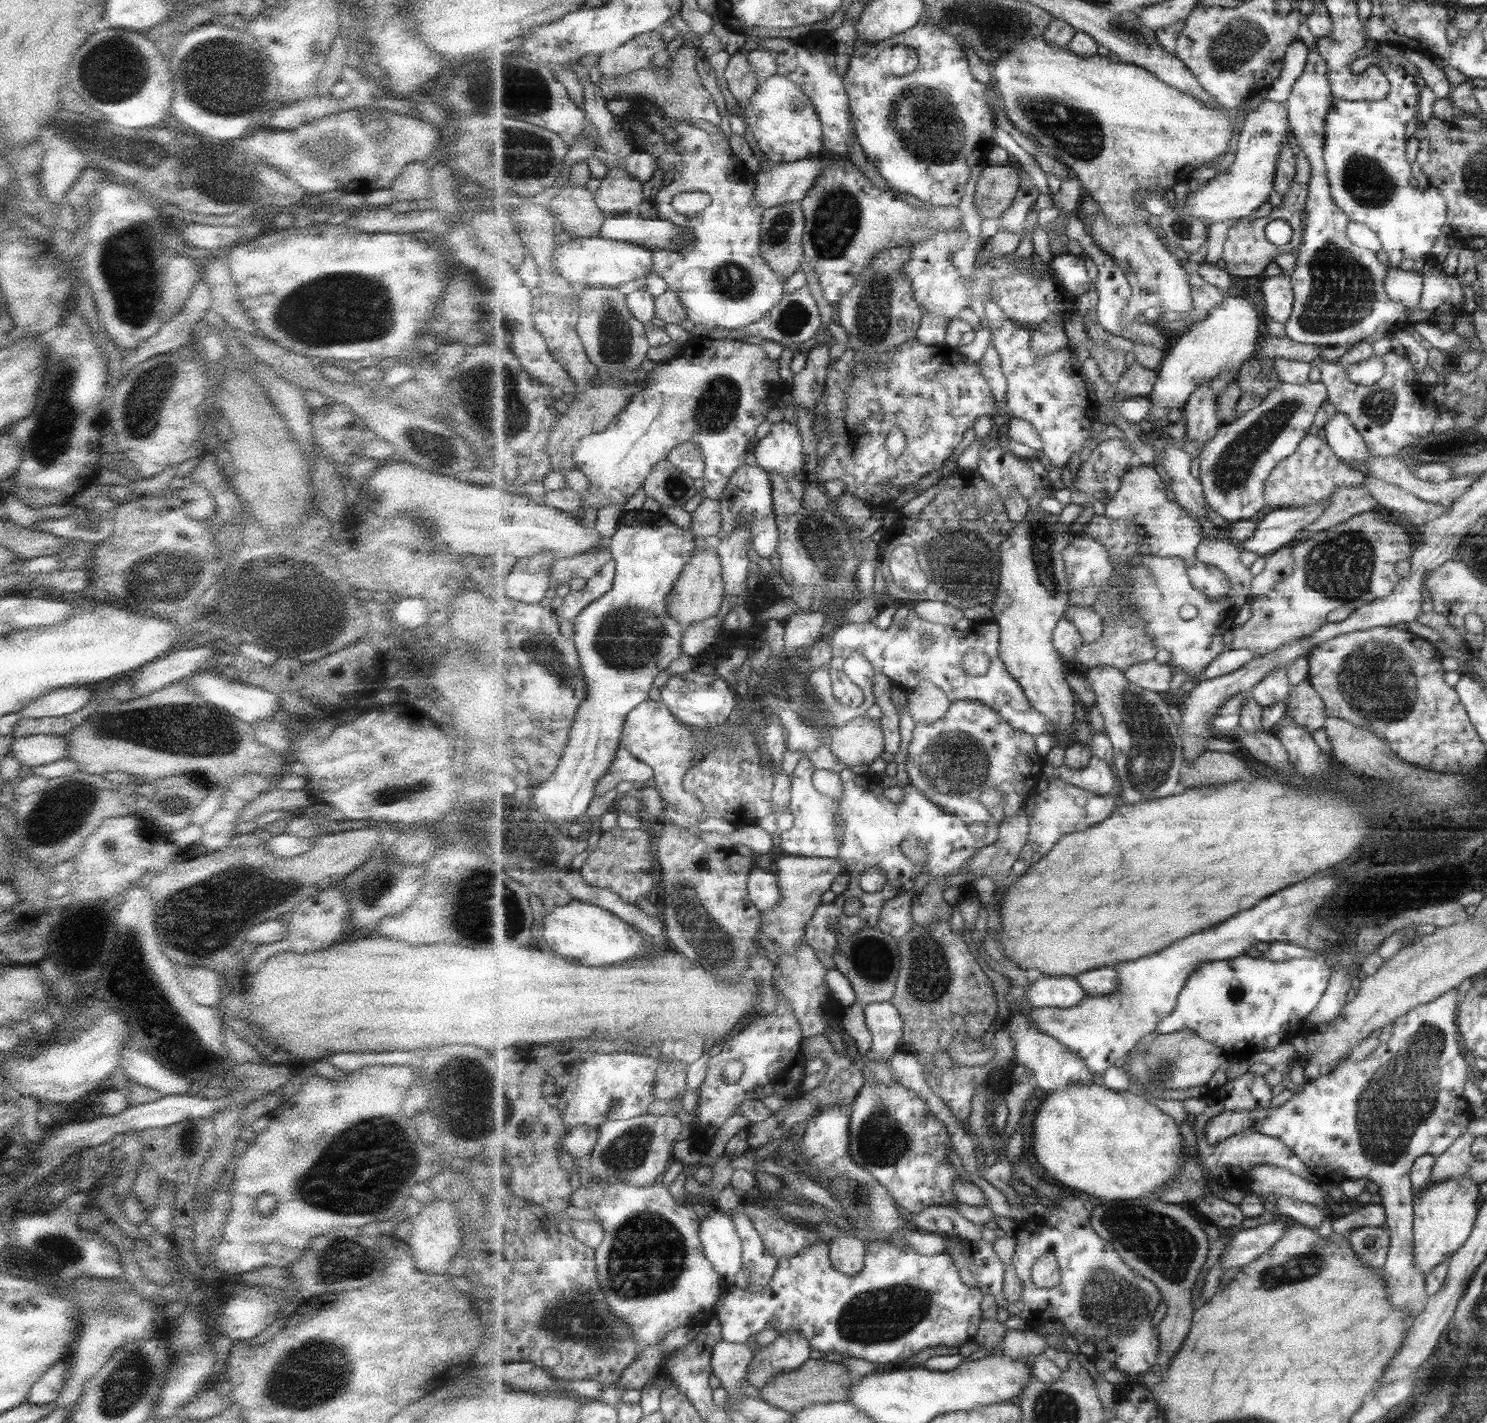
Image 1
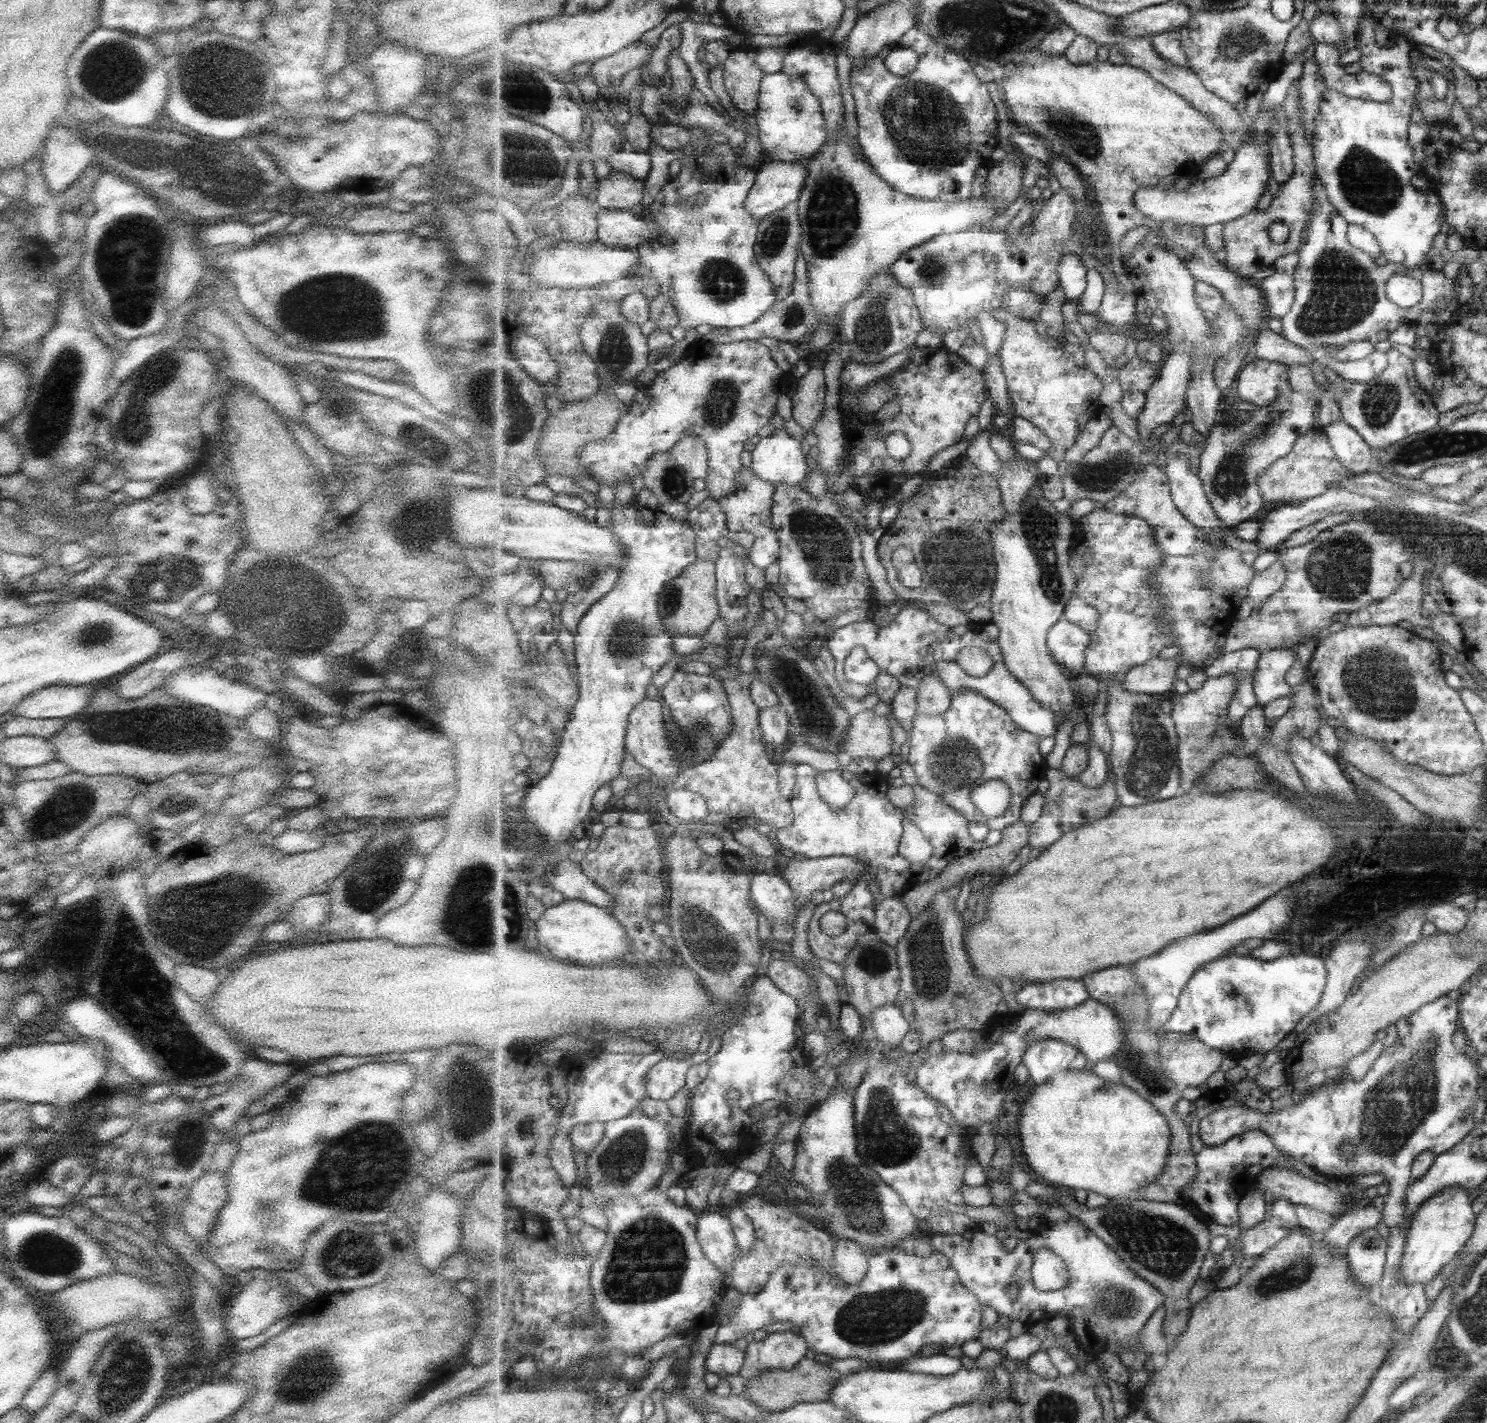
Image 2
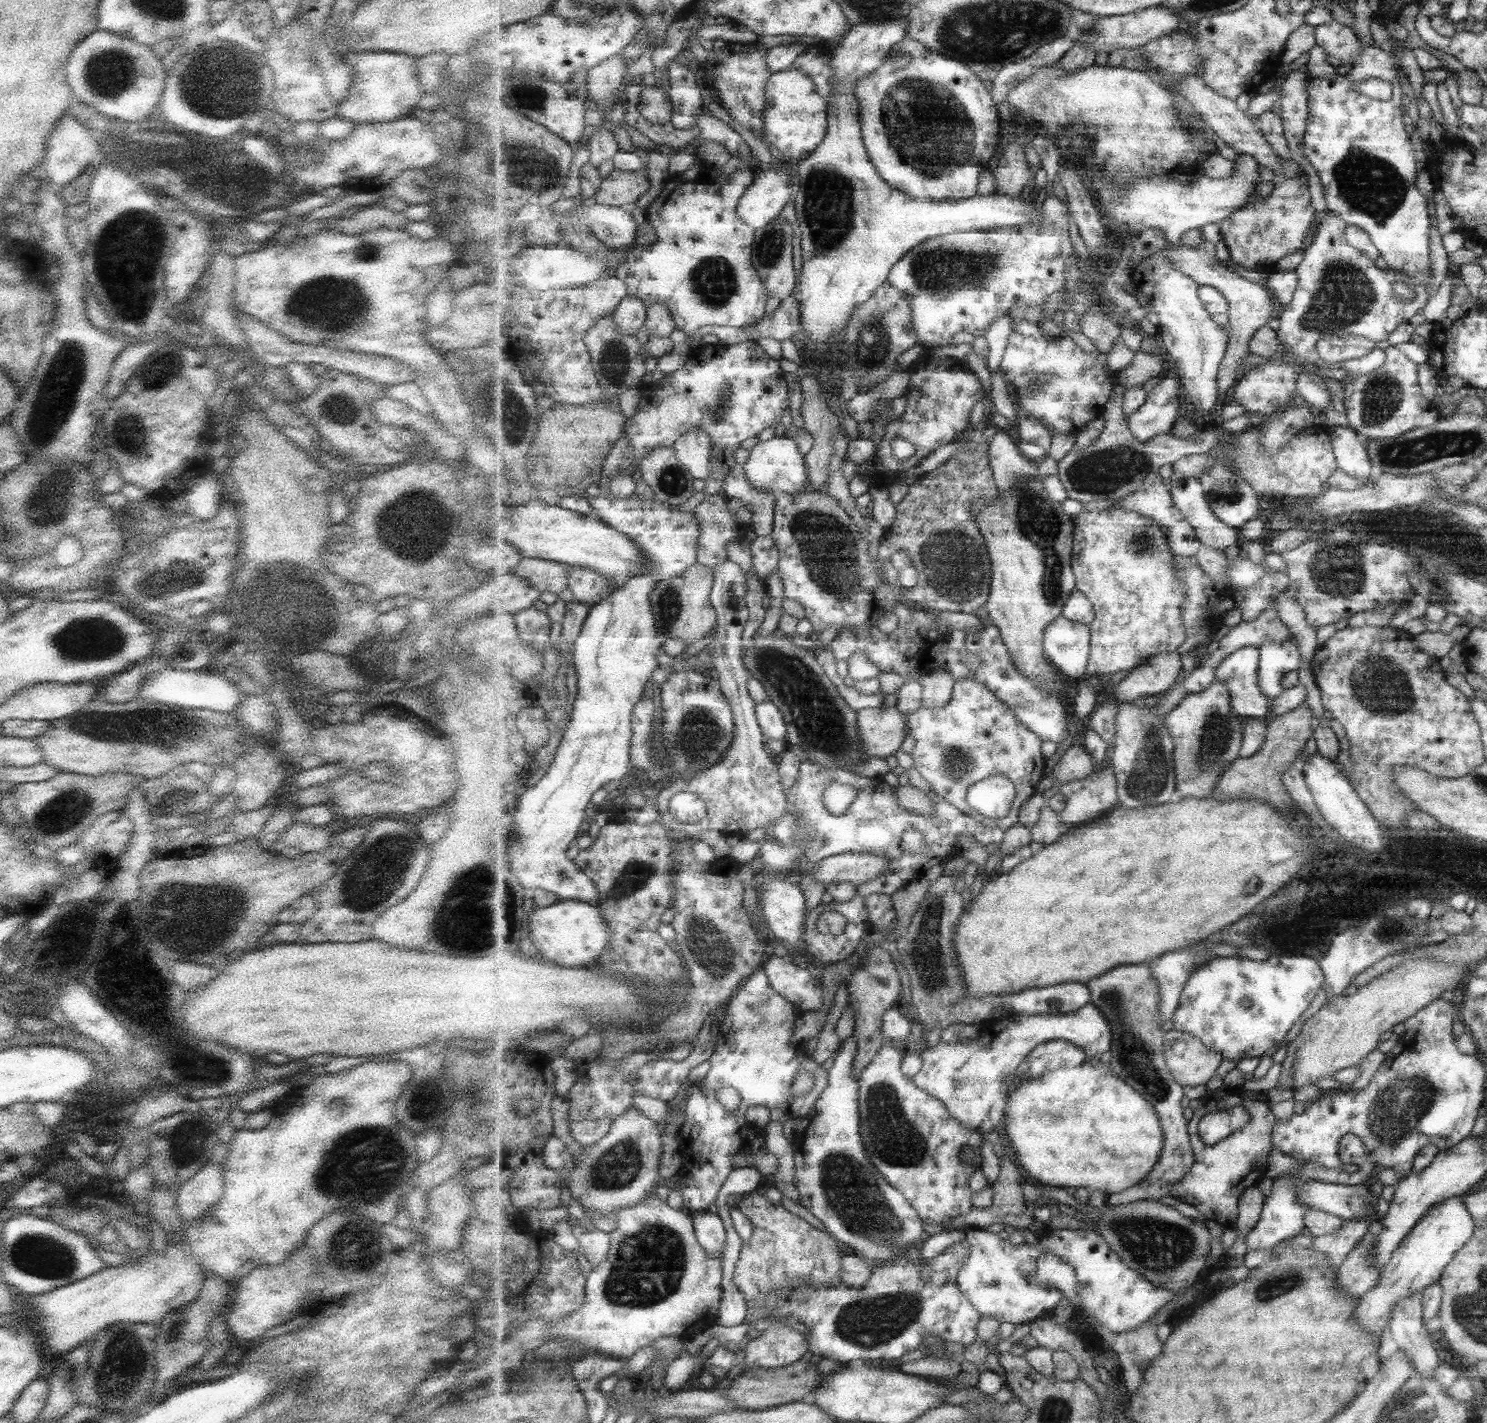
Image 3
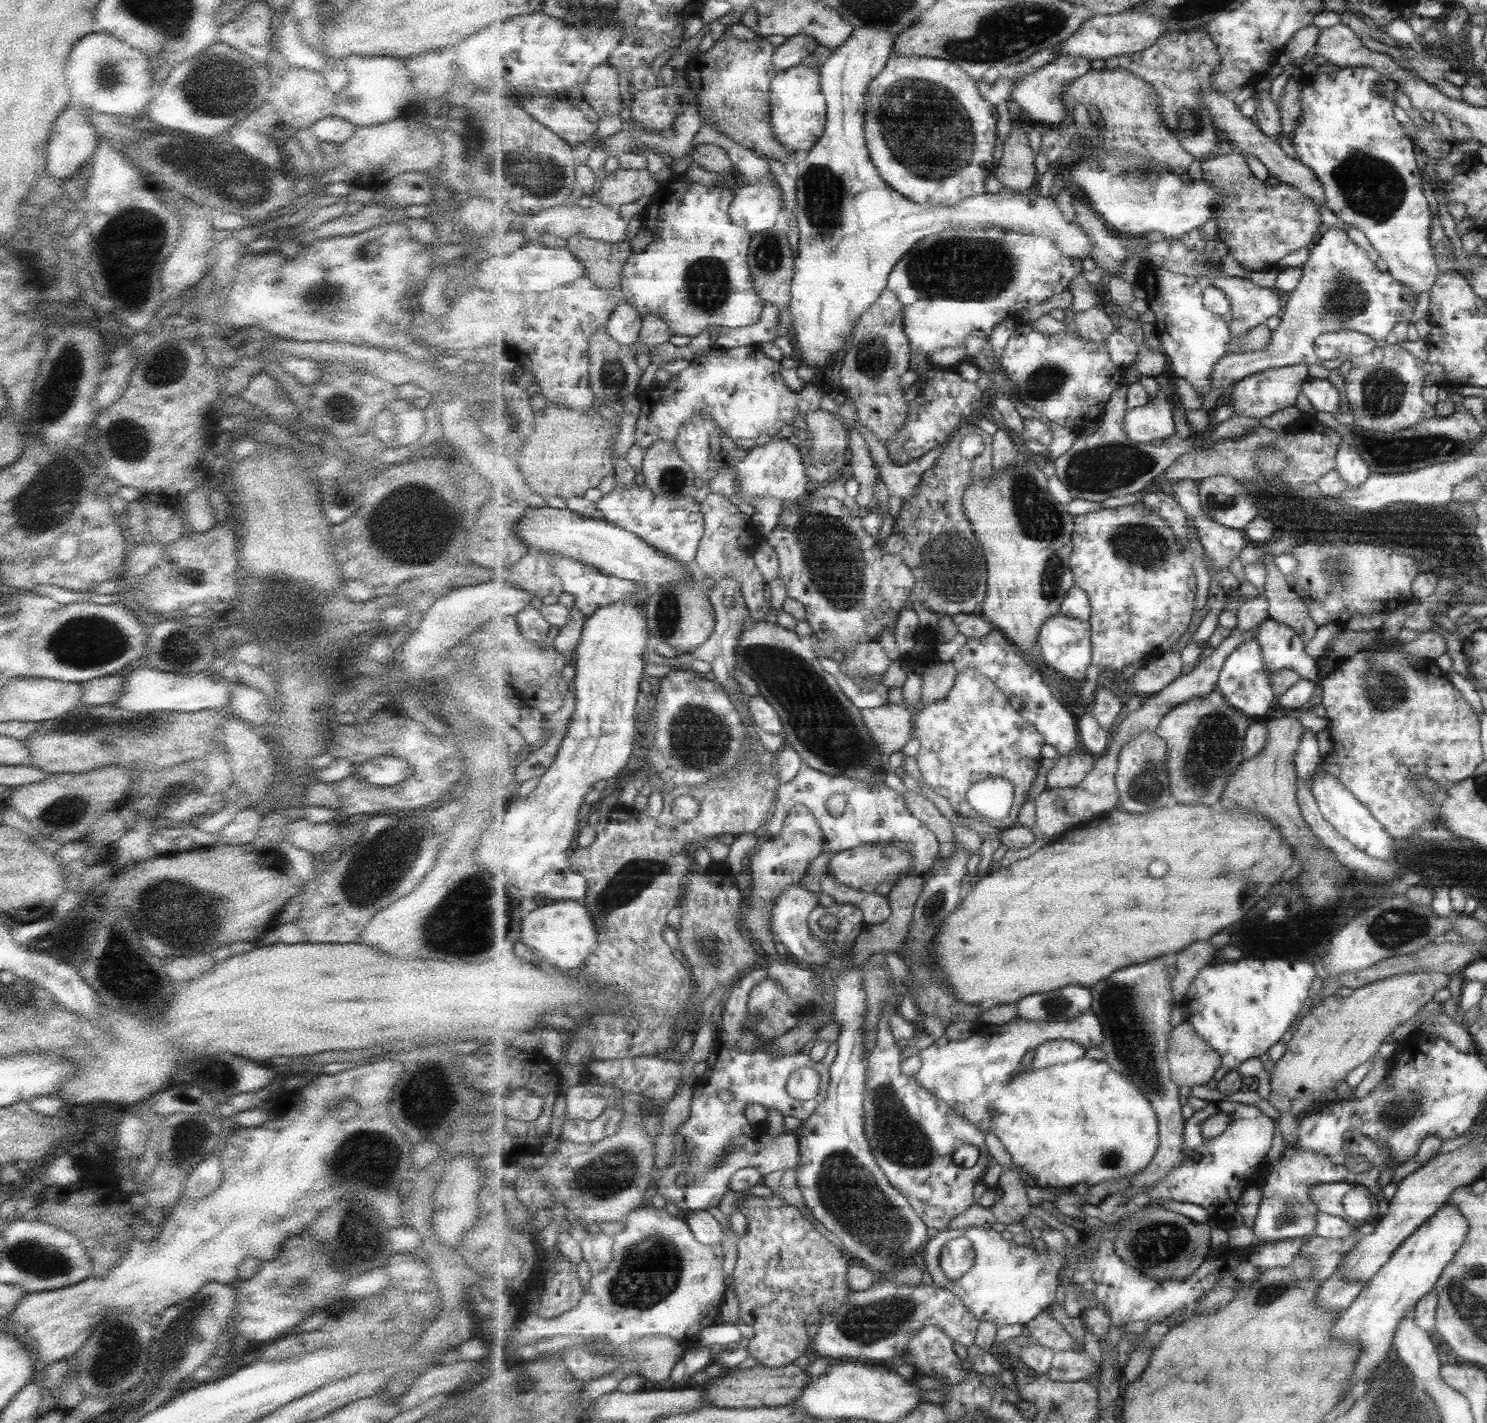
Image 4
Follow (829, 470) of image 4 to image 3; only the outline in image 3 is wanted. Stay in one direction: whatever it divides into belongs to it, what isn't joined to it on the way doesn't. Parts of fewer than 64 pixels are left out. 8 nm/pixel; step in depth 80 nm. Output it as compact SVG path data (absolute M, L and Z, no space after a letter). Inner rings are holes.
M805 375L800 384L802 386L802 407L800 413L804 423L804 429L814 438L812 449L806 454L806 463L808 474L810 475L808 482L809 489L813 491L822 491L828 484L829 478L829 459L833 456L833 442L835 442L835 434L842 427L842 421L831 412L828 403L828 395L823 392L821 382L814 376Z

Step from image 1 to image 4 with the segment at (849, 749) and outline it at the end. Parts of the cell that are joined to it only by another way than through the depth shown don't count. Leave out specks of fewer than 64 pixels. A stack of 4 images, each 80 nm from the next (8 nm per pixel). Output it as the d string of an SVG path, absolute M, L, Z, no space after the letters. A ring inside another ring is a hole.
M904 704L866 708L862 717L883 755L899 752L913 738L914 714Z

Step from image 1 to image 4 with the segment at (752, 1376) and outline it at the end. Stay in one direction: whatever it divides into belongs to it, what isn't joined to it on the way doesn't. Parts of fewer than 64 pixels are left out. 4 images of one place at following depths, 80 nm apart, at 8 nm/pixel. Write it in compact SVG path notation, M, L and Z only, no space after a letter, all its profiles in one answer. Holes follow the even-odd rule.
M773 1193L768 1198L749 1194L744 1196L738 1210L747 1217L750 1226L749 1232L739 1237L738 1261L732 1278L741 1303L741 1322L754 1330L746 1348L757 1364L773 1369L782 1368L805 1356L812 1347L814 1340L809 1337L807 1327L823 1322L823 1317L834 1313L849 1298L853 1291L848 1277L850 1258L827 1240L798 1207L791 1206L778 1194Z

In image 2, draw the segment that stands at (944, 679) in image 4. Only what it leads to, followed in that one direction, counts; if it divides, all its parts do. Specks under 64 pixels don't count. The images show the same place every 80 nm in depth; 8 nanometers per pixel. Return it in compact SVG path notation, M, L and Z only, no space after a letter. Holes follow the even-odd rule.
M929 676L920 681L917 712L937 716L950 709L952 694L942 678Z

